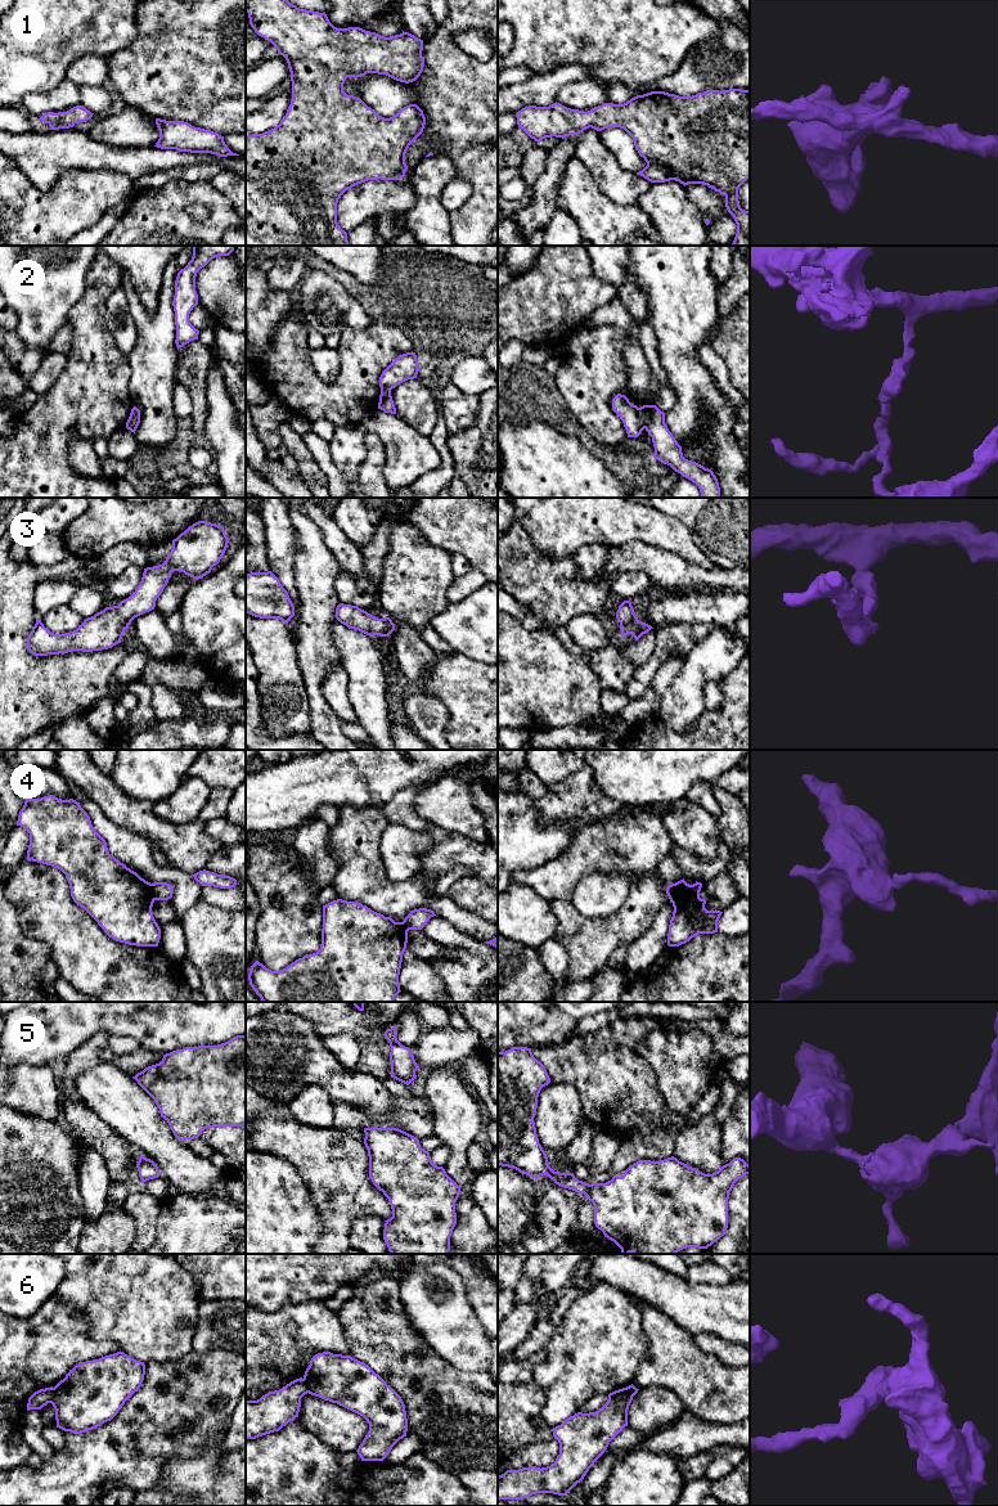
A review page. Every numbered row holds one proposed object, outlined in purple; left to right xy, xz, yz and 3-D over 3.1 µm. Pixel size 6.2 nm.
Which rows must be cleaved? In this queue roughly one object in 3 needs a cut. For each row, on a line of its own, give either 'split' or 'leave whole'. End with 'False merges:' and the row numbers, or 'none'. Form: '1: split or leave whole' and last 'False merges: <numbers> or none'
1: leave whole
2: split
3: leave whole
4: split
5: leave whole
6: split
False merges: 2, 4, 6

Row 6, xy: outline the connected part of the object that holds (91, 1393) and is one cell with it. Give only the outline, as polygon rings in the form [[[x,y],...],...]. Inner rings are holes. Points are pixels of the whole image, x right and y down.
[[[123,1352],[76,1365],[54,1386],[57,1428],[81,1434],[111,1421],[139,1390],[144,1362]]]

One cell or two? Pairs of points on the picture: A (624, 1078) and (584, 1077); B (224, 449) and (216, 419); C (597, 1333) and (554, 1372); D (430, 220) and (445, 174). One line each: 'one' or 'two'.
A: one
B: one
C: one
D: one

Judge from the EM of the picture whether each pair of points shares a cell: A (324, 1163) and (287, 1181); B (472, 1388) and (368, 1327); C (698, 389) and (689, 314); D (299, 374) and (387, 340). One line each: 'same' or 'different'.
A: different
B: same
C: same
D: same

